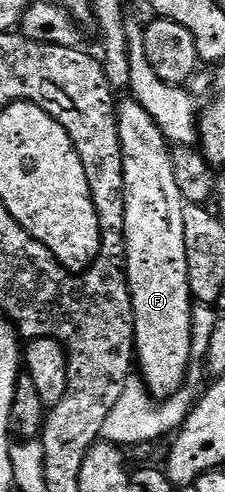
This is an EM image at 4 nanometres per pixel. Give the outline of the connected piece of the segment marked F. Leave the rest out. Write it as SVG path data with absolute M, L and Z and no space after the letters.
M126 98L117 104L117 133L119 134L119 146L121 147L121 161L123 162L123 182L125 183L125 274L129 277L129 293L133 303L133 343L135 345L135 364L139 369L140 379L145 381L150 396L158 402L164 402L177 394L185 375L189 372L189 359L195 356L193 346L193 309L195 301L189 292L187 282L187 242L183 234L183 214L186 203L179 194L179 185L175 183L175 173L171 170L171 145L165 139L165 135L155 126L151 114L139 106L139 102L132 98Z

